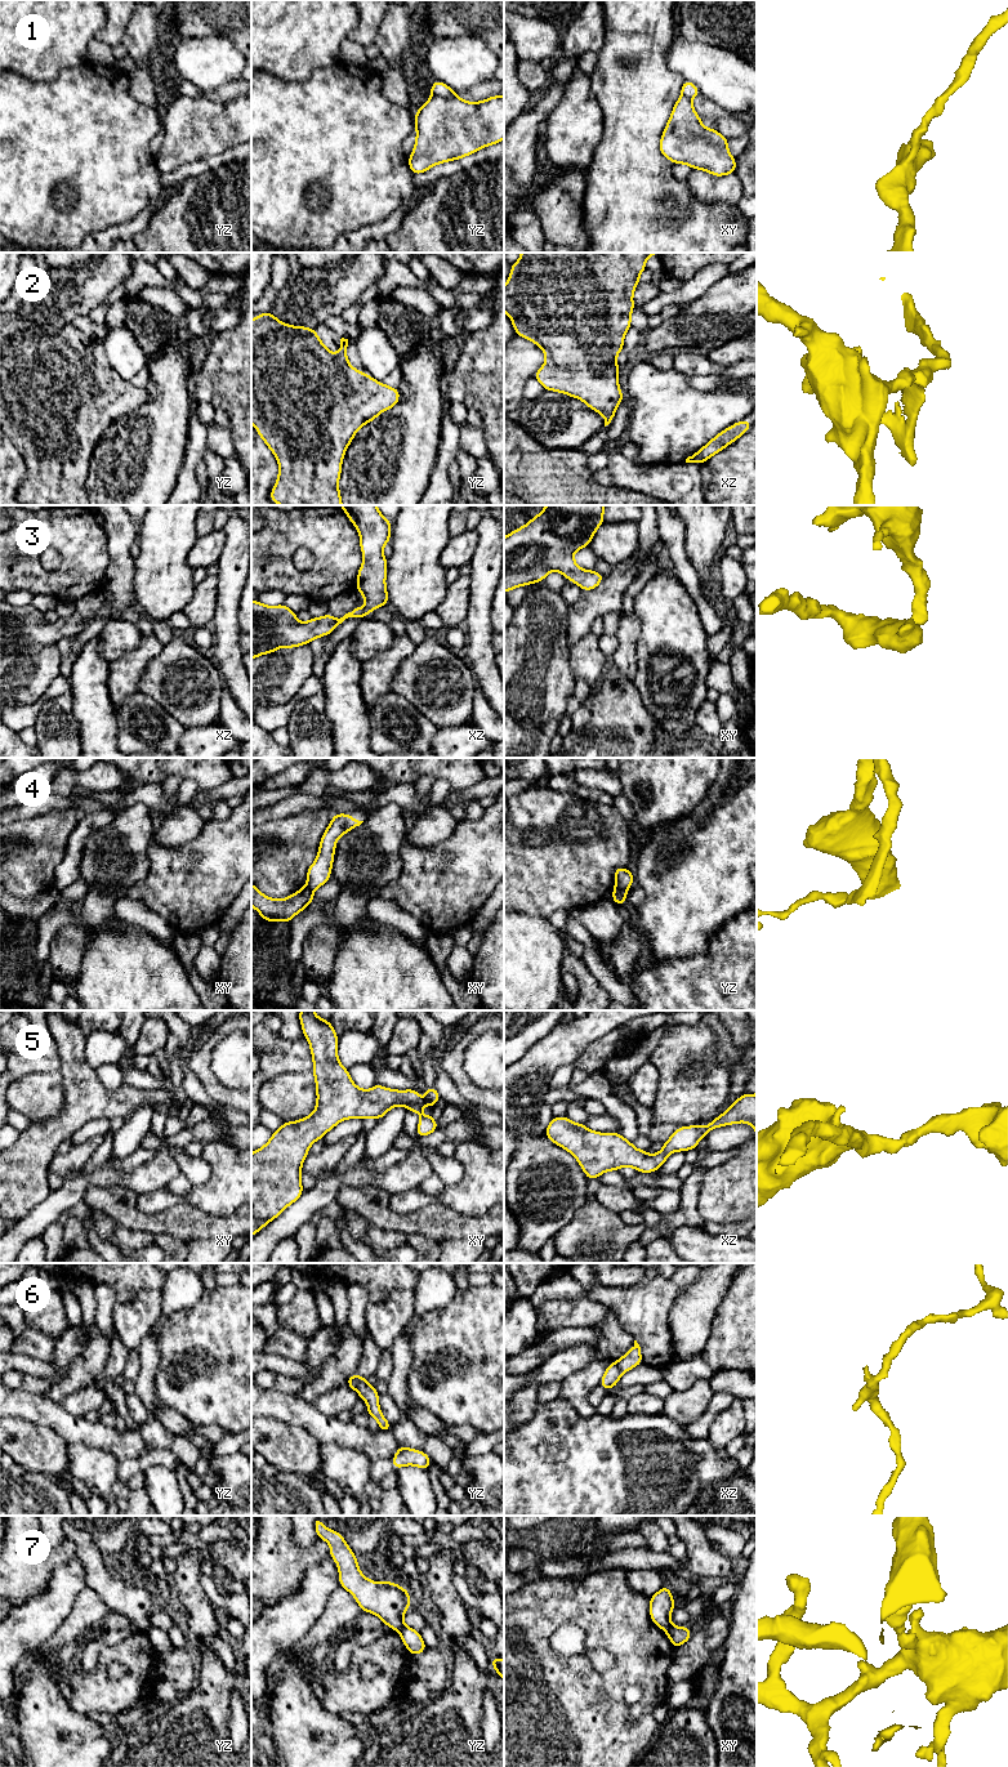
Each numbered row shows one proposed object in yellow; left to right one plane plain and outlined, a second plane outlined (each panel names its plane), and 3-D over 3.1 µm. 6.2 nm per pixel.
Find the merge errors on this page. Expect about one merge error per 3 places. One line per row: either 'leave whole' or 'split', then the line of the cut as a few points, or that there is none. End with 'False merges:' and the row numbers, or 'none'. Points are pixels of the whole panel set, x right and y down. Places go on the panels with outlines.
1: split; cut in yz along (453, 93), (432, 97)
2: leave whole; no cut
3: leave whole; no cut
4: split; cut in yz along (615, 887), (627, 889)
5: leave whole; no cut
6: split; cut in yz along (360, 1377), (356, 1390)
7: split; cut in yz along (405, 1625), (398, 1631)
False merges: 1, 4, 6, 7

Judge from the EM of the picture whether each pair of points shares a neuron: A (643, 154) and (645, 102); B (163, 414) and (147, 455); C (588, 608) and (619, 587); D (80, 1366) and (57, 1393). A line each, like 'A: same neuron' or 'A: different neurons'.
A: same neuron
B: same neuron
C: same neuron
D: same neuron

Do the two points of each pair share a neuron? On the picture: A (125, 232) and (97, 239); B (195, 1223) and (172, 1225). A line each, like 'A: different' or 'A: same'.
A: same
B: same

